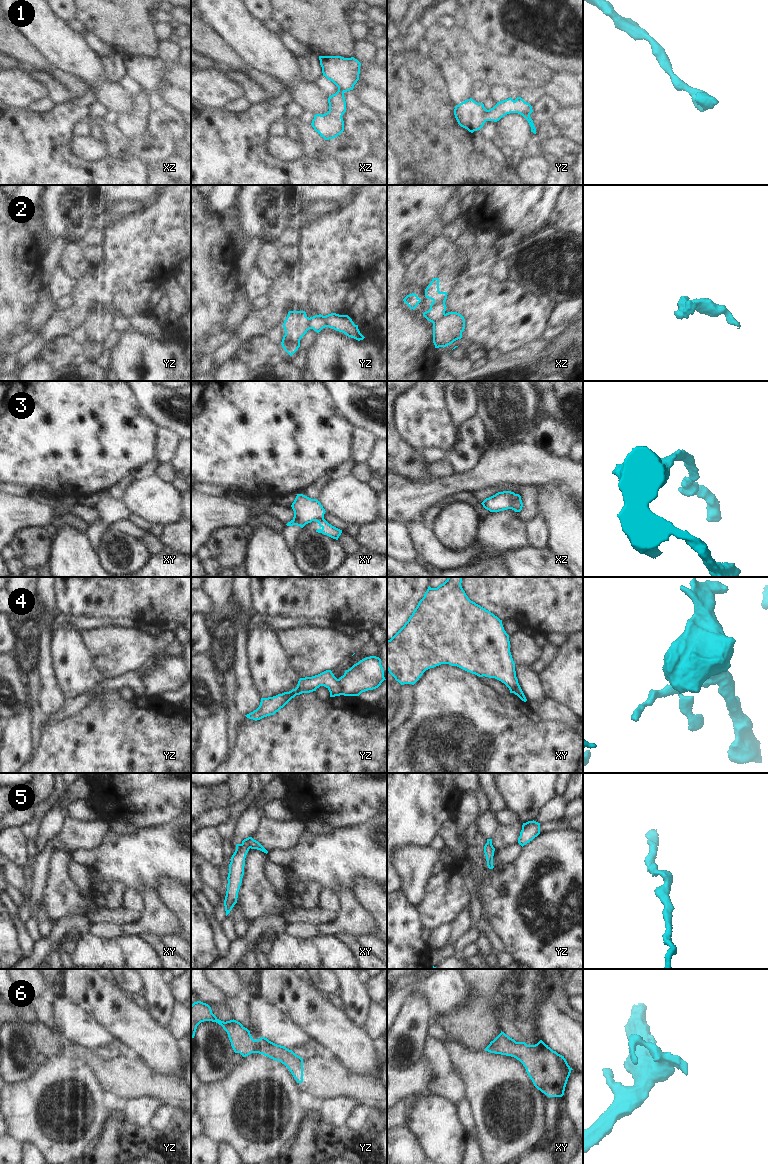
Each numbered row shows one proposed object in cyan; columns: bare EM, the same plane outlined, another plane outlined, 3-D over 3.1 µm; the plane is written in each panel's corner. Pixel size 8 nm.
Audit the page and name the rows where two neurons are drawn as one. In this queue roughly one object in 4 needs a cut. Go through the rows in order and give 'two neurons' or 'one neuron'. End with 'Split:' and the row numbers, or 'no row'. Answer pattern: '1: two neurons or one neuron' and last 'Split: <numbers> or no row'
1: one neuron
2: two neurons
3: two neurons
4: two neurons
5: one neuron
6: one neuron
Split: 2, 3, 4

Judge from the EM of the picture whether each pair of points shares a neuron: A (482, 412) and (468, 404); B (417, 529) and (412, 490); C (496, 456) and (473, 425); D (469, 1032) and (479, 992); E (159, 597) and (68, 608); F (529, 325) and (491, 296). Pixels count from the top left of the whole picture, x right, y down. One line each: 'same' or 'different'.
A: different
B: different
C: different
D: same
E: same
F: same

